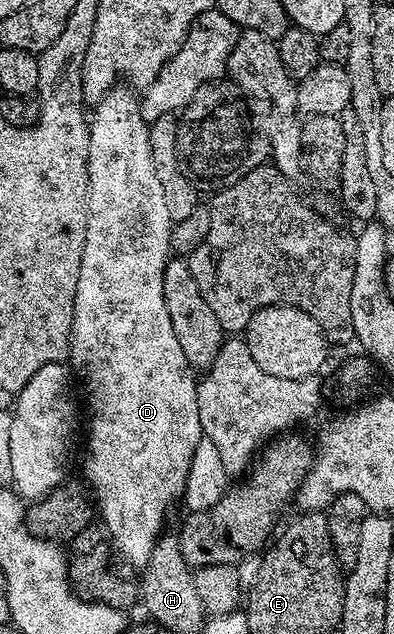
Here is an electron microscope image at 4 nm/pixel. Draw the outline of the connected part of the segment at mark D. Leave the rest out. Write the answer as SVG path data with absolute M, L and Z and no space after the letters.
M117 84L95 103L90 114L90 156L88 157L88 219L86 220L86 244L82 248L82 264L78 272L78 288L74 296L74 316L72 317L72 337L68 339L68 357L73 375L80 377L84 390L88 393L88 414L92 419L88 422L88 455L84 458L83 481L90 487L98 518L104 521L108 529L107 537L111 545L116 546L128 557L128 562L136 568L143 568L150 560L150 552L164 526L164 513L171 508L172 502L179 503L184 497L186 480L190 476L190 460L194 456L194 448L198 448L202 437L198 420L197 379L182 352L182 344L178 344L178 336L174 336L174 327L170 324L170 314L166 312L166 300L162 280L164 268L170 260L172 248L173 221L166 208L166 196L162 192L162 180L154 172L154 164L150 156L150 140L148 139L149 123L140 114L140 102L137 95L127 85Z

